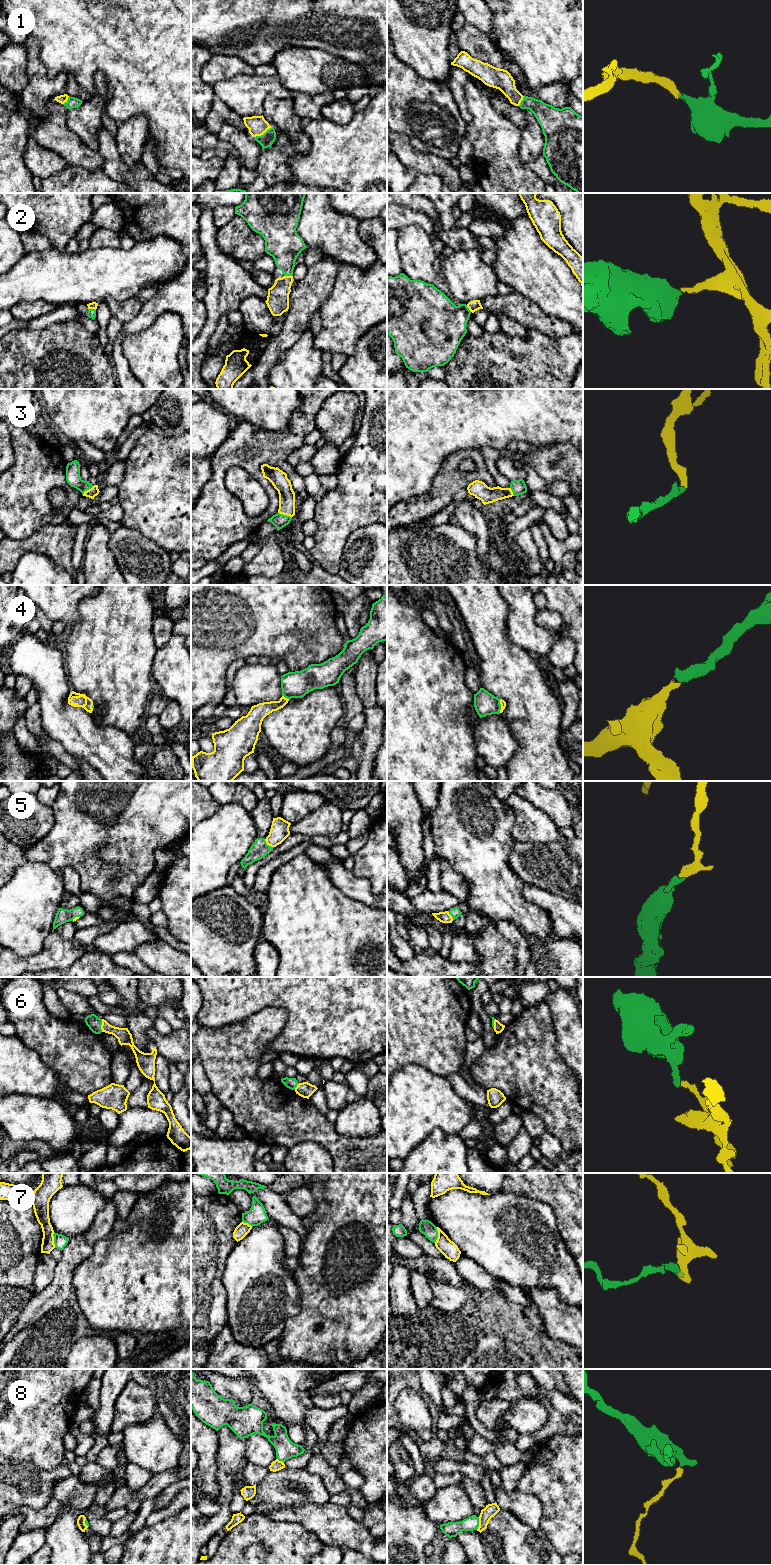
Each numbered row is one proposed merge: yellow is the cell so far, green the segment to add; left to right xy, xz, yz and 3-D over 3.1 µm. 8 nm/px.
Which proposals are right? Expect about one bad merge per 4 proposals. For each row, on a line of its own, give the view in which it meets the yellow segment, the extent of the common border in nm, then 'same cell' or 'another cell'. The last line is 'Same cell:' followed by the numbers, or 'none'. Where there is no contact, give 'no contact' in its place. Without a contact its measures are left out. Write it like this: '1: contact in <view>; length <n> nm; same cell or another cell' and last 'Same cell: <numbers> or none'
1: contact in xz; length 160 nm; same cell
2: contact in xy; length 70 nm; same cell
3: contact in xz; length 120 nm; same cell
4: contact in xz; length 70 nm; same cell
5: contact in xz; length 100 nm; same cell
6: contact in xy; length 100 nm; another cell
7: contact in xy; length 130 nm; same cell
8: contact in yz; length 110 nm; another cell
Same cell: 1, 2, 3, 4, 5, 7

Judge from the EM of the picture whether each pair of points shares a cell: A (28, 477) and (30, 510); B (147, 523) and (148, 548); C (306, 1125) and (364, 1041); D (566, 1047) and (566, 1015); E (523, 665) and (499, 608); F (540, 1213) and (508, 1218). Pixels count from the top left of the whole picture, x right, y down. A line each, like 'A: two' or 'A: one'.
A: one
B: two
C: two
D: one
E: one
F: one

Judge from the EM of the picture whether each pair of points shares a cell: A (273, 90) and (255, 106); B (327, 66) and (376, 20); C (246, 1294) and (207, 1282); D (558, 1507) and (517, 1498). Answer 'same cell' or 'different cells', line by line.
A: same cell
B: different cells
C: different cells
D: different cells

